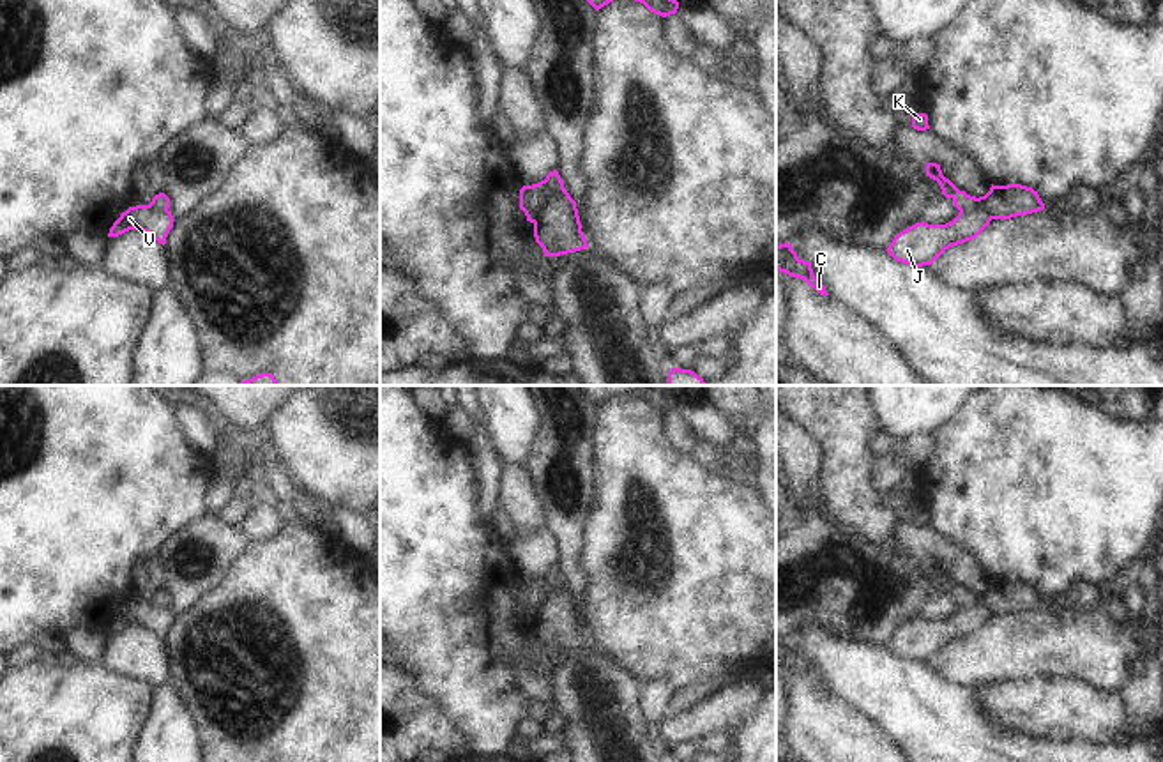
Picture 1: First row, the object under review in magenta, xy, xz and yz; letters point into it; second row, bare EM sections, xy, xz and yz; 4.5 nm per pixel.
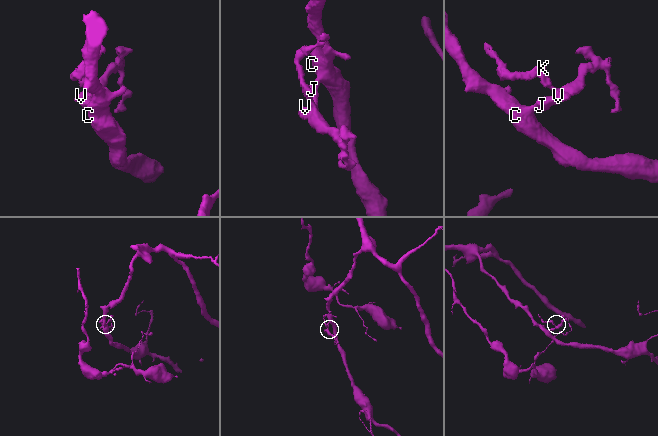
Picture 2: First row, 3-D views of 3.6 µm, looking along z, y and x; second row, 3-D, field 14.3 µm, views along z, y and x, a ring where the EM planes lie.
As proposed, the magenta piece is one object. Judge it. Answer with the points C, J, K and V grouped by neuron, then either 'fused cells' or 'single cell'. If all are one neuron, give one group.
C J V / K | fused cells

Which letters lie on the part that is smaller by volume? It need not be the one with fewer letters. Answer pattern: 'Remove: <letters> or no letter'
Remove: K

